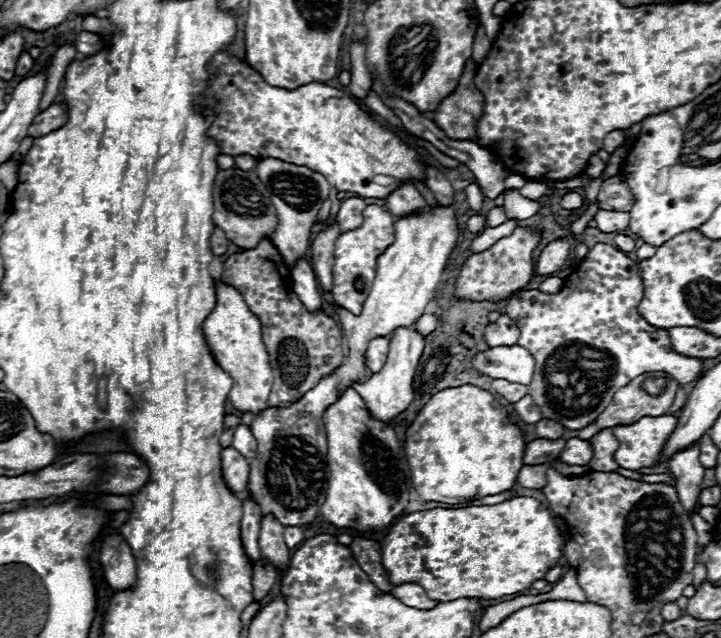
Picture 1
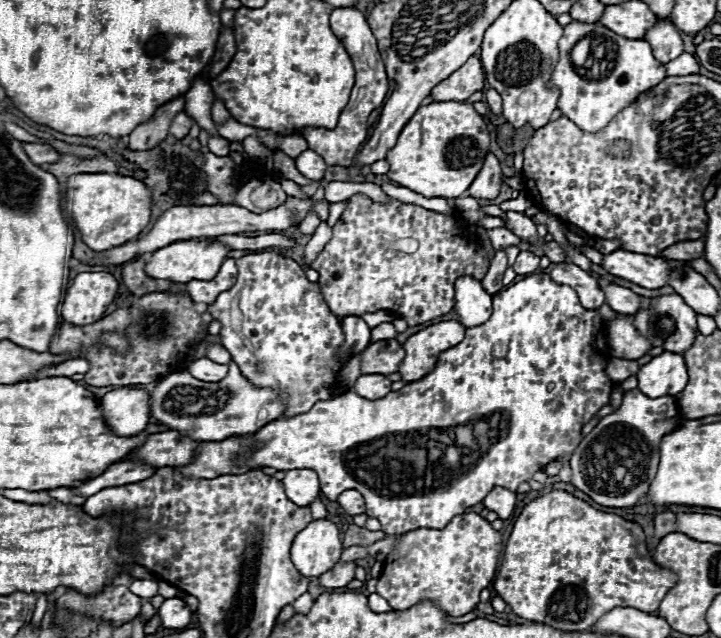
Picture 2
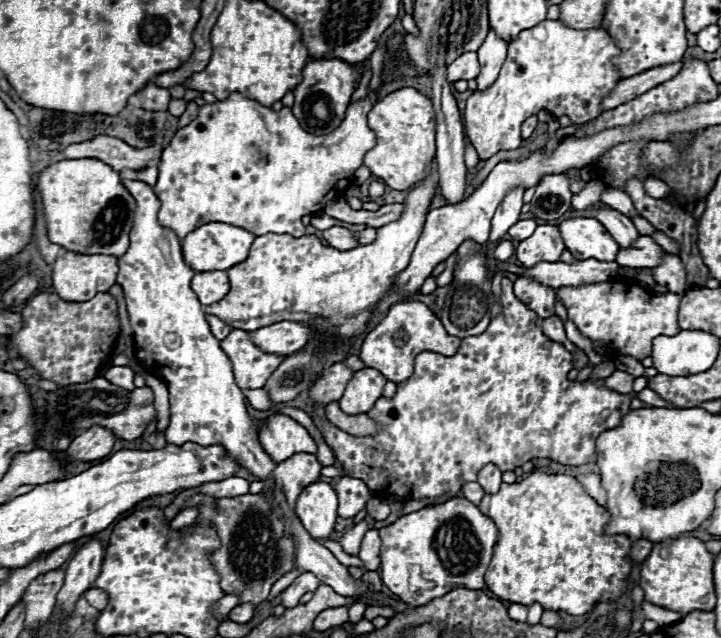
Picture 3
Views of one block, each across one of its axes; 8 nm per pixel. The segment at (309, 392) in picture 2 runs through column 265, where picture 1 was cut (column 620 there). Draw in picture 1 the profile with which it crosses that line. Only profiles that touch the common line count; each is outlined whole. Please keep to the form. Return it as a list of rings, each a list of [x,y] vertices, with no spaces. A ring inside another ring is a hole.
[[[596,244],[590,248],[588,256],[574,268],[574,272],[564,280],[564,286],[558,294],[544,294],[540,290],[524,290],[518,292],[506,306],[506,314],[518,324],[520,338],[518,346],[526,348],[536,360],[536,374],[532,384],[528,386],[528,394],[532,394],[534,404],[540,406],[542,418],[552,418],[560,422],[568,430],[582,430],[586,424],[594,422],[602,410],[610,404],[614,392],[626,386],[630,380],[644,372],[666,372],[680,386],[688,382],[696,382],[702,376],[702,358],[688,358],[678,354],[666,330],[654,328],[648,324],[640,312],[638,304],[644,294],[644,284],[640,278],[638,264],[630,260],[622,250]],[[560,372],[568,376],[568,386],[546,386],[546,374]]]

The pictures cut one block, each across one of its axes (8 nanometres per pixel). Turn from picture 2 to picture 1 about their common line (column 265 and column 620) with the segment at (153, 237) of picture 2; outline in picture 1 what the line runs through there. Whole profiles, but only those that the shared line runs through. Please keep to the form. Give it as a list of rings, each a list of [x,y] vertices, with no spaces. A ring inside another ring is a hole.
[[[598,210],[594,216],[596,228],[602,232],[620,232],[628,228],[628,212],[616,212],[616,210]]]

